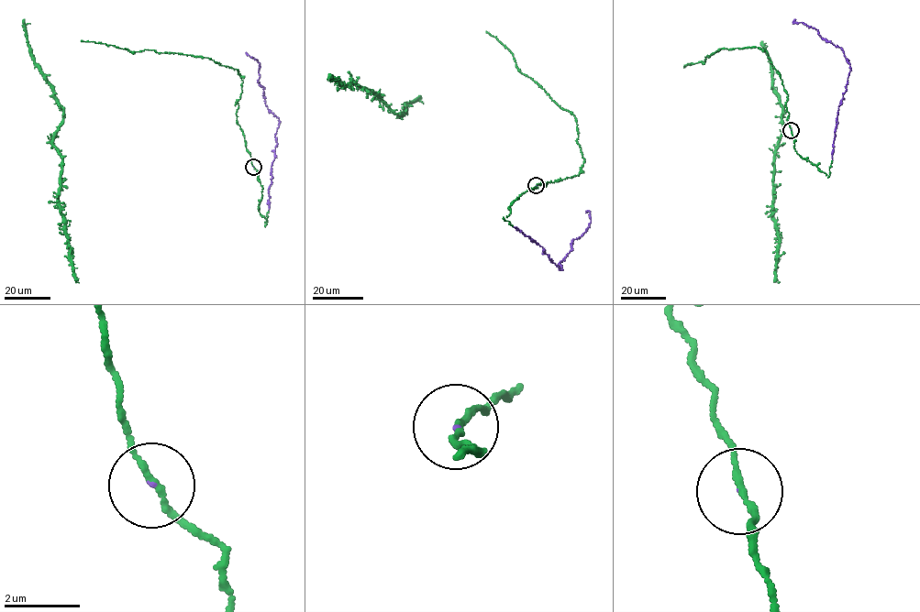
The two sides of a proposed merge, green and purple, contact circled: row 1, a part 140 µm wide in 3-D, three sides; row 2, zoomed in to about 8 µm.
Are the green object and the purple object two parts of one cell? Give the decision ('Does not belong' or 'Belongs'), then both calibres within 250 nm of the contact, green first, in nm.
Belongs. Thickness 140 nm (green) against 50 nm

